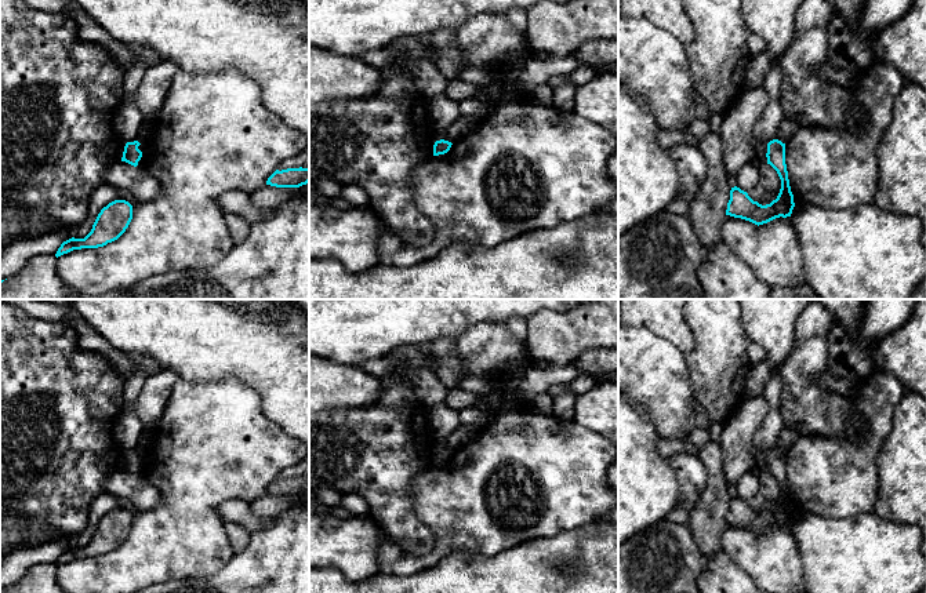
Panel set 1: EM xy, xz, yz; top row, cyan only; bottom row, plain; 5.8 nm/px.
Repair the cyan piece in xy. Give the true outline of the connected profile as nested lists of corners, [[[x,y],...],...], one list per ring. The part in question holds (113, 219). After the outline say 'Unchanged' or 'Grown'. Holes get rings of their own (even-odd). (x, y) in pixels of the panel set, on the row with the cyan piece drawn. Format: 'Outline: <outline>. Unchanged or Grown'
Outline: [[[115,200],[101,210],[91,232],[84,239],[69,239],[61,244],[55,257],[73,250],[98,248],[117,240],[132,219],[132,205],[126,200]]]. Unchanged

